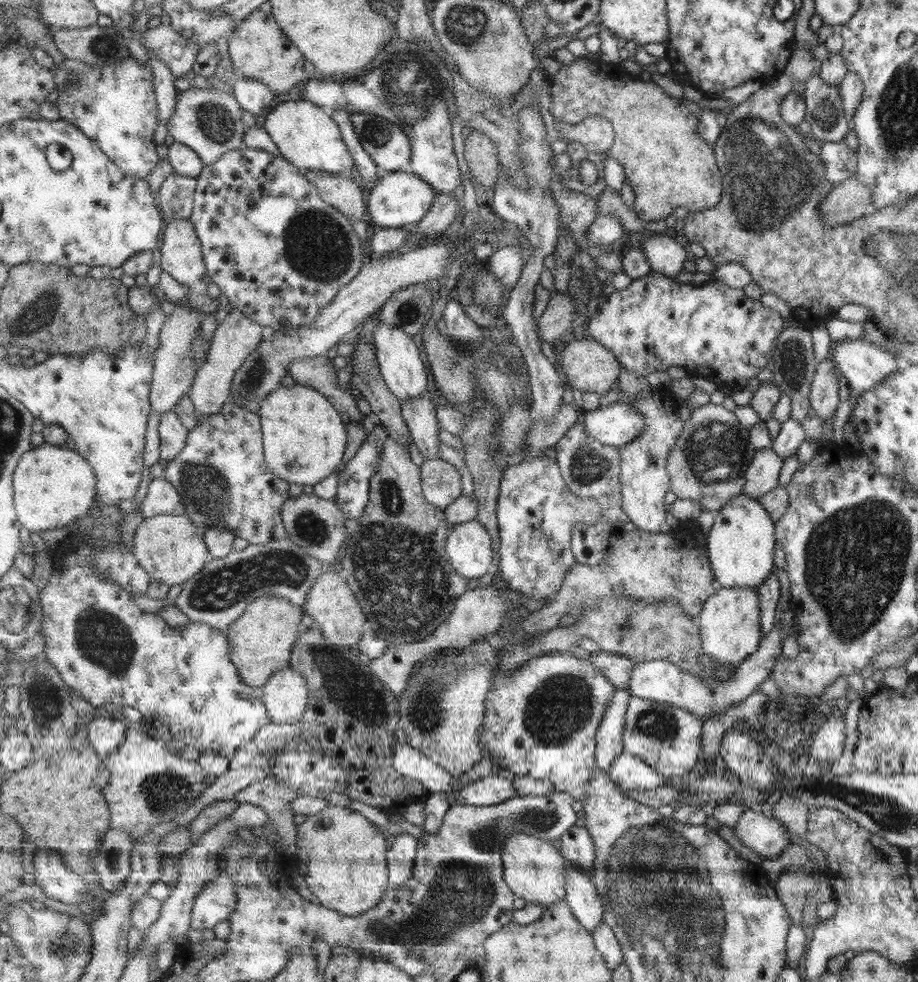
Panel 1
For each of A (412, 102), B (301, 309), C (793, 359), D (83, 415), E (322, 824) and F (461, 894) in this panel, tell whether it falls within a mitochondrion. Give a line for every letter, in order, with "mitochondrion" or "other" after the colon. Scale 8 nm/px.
A: mitochondrion
B: other
C: mitochondrion
D: other
E: other
F: mitochondrion

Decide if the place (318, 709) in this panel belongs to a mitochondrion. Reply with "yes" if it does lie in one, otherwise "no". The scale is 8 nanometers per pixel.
no

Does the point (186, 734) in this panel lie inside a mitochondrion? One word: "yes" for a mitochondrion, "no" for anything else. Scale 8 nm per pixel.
no

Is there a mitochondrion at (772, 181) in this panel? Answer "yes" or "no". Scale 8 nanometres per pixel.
yes

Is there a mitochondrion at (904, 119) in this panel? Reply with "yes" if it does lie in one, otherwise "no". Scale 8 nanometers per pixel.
yes

